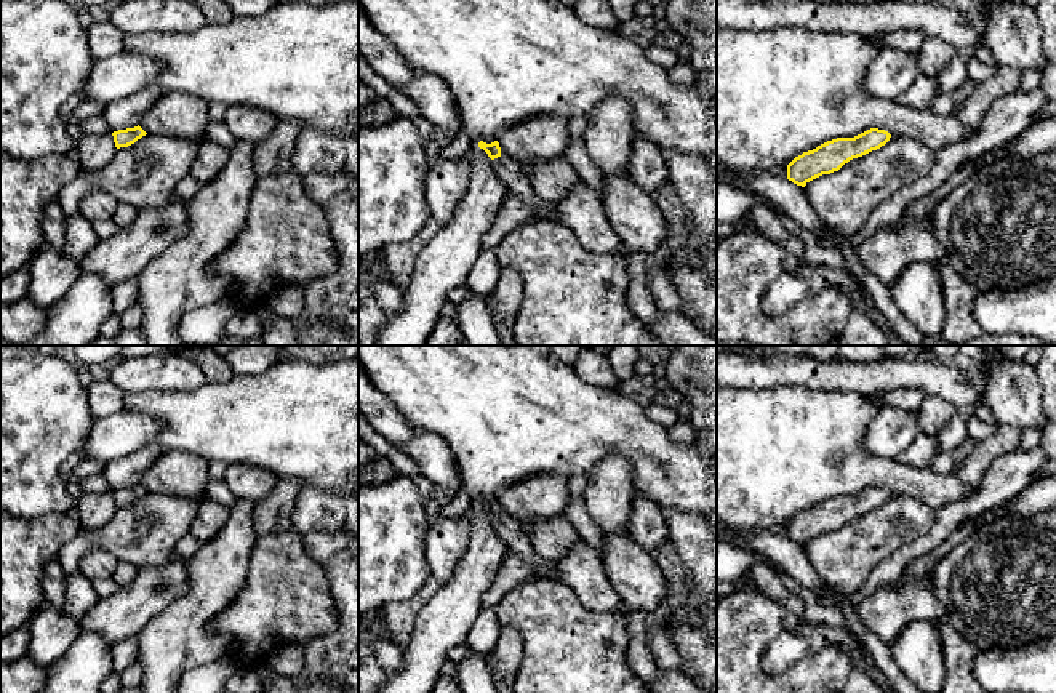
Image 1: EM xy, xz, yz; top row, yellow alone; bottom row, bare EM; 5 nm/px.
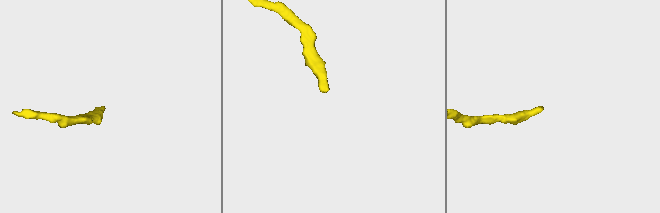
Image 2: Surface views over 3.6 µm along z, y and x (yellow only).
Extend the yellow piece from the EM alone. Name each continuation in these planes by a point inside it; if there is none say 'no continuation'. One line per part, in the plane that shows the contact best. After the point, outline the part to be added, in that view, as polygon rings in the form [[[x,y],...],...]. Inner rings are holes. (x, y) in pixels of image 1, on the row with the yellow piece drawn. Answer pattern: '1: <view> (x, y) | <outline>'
1: xz (512, 181) | [[[501,155],[493,160],[493,168],[504,195],[515,195],[531,206],[539,218],[554,219],[554,203],[542,202],[534,194],[522,166],[515,160],[507,155]]]

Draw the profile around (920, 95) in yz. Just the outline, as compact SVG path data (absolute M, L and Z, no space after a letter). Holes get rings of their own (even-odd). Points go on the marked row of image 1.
M920 74L917 80L896 98L896 101L904 107L926 112L938 94L936 78L933 75Z

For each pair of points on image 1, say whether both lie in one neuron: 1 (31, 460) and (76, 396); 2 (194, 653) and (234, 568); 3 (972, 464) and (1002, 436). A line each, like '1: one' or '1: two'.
1: one
2: one
3: one

